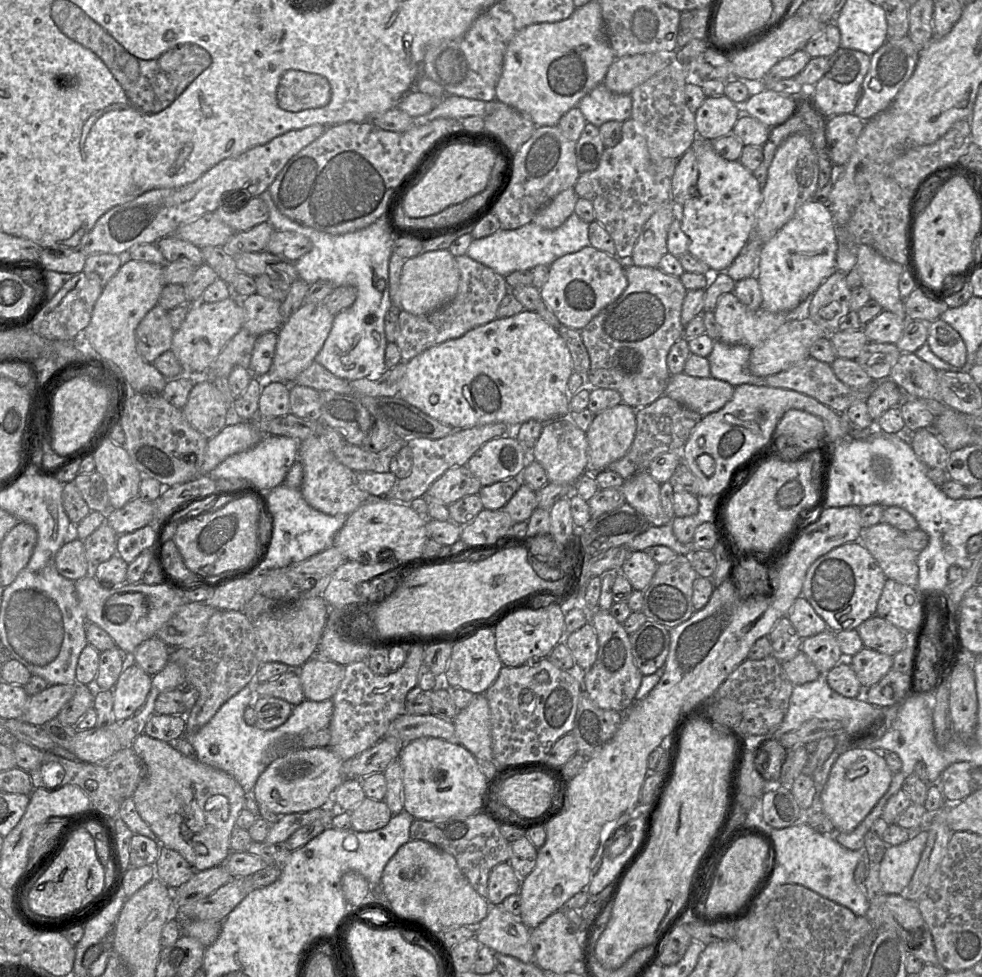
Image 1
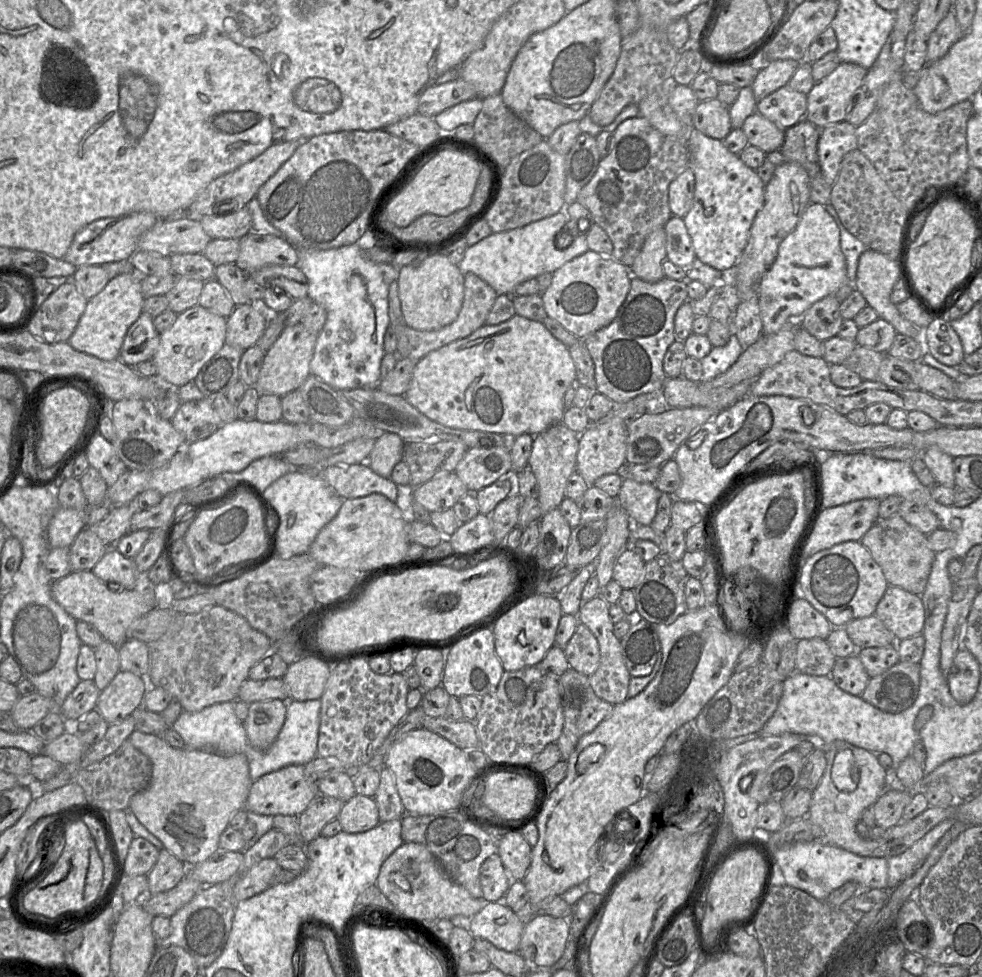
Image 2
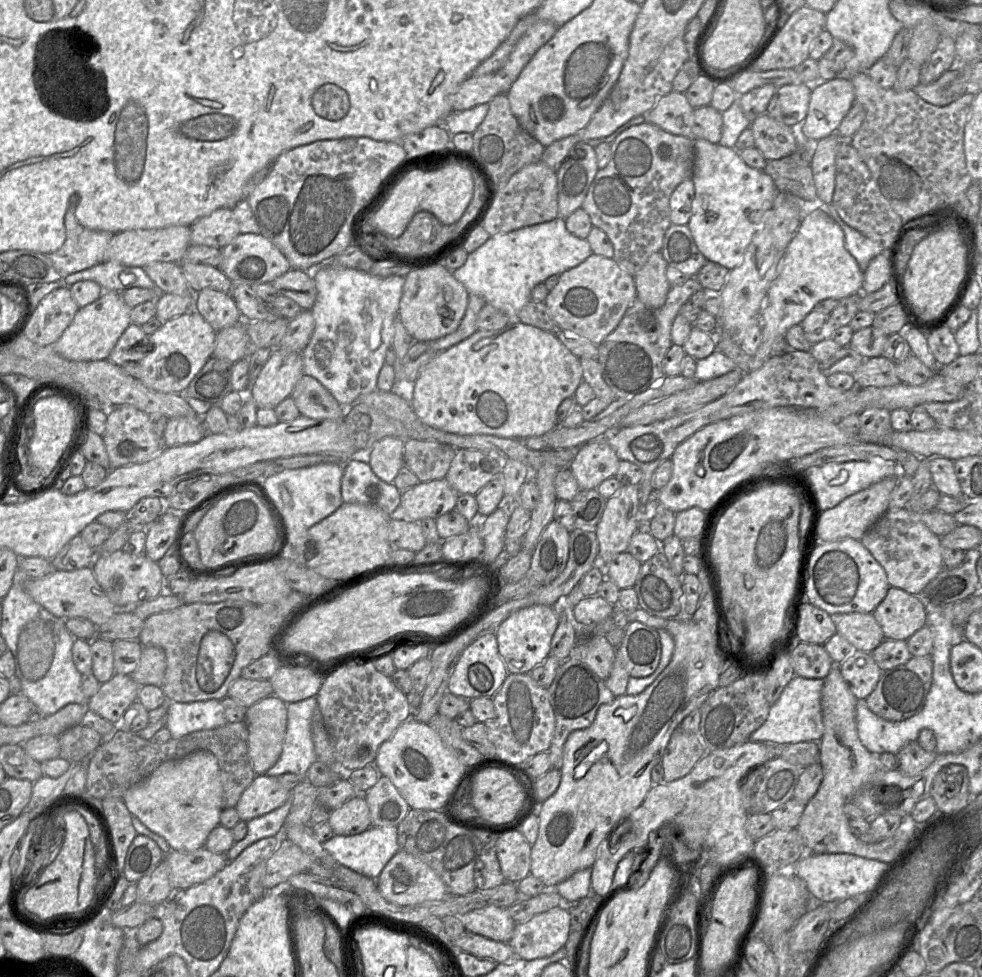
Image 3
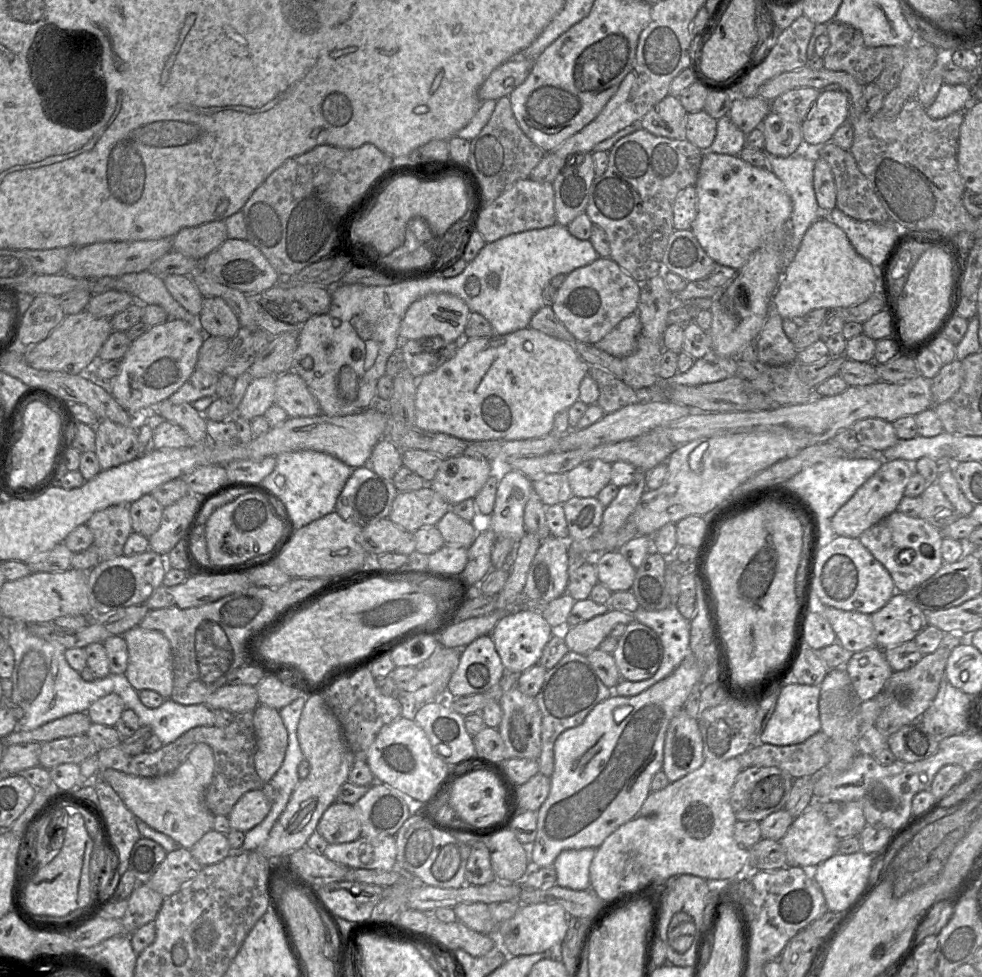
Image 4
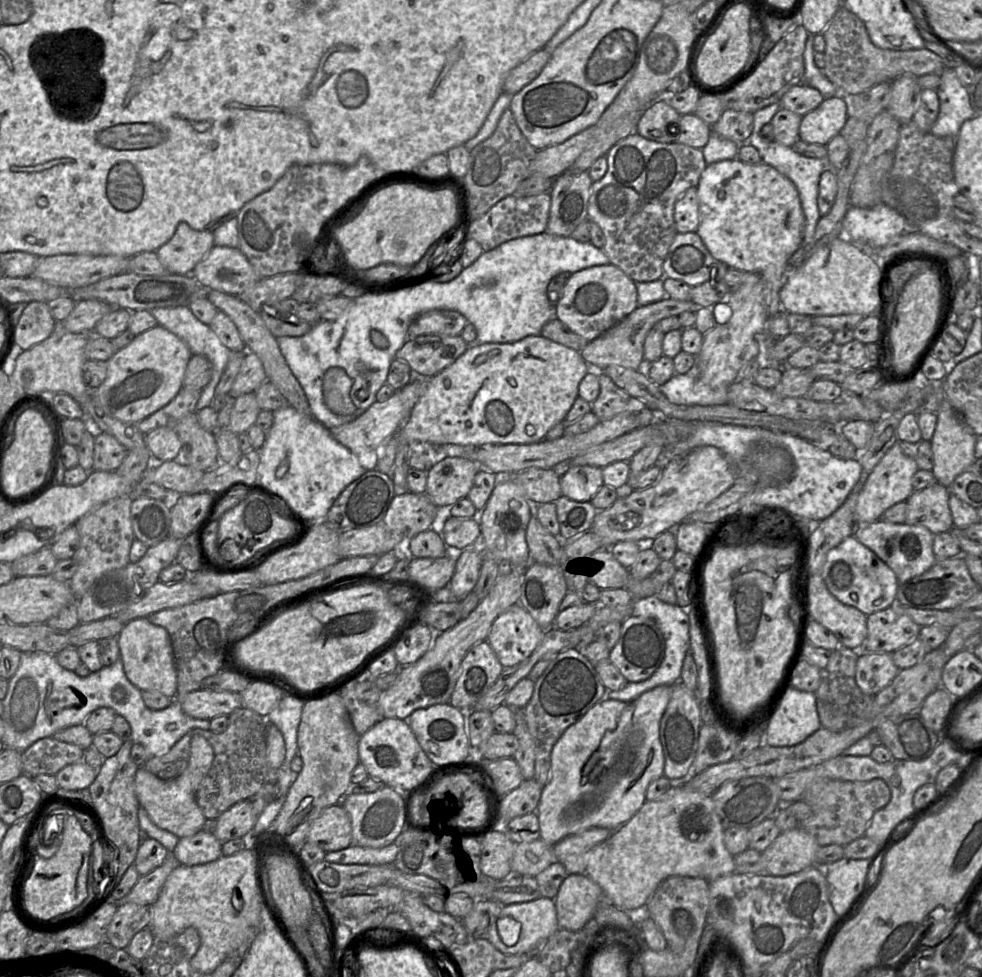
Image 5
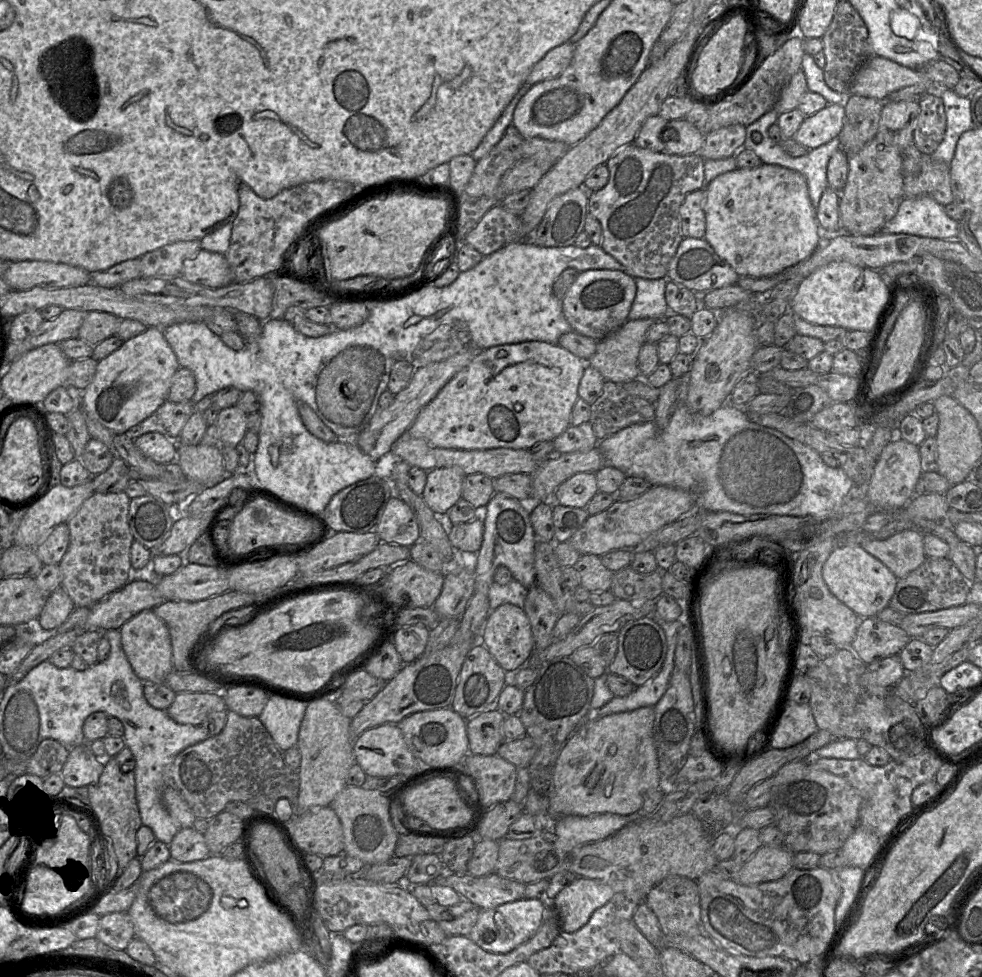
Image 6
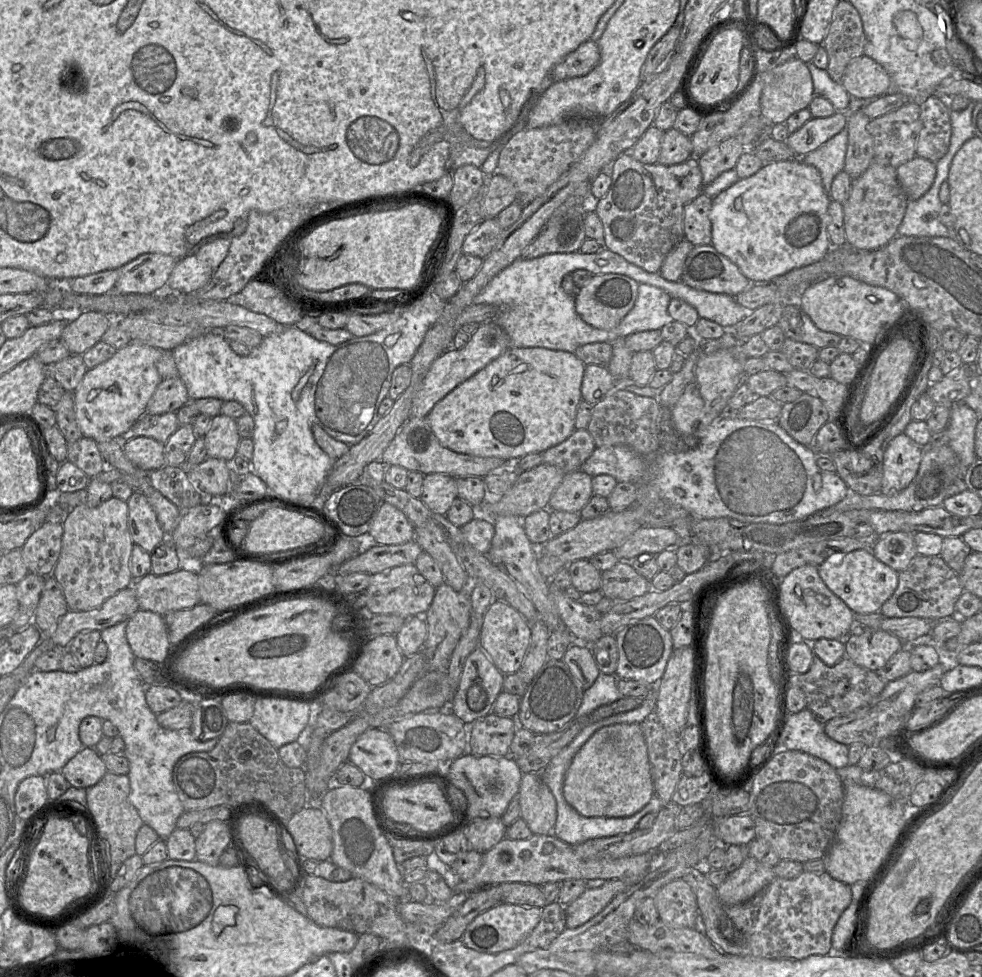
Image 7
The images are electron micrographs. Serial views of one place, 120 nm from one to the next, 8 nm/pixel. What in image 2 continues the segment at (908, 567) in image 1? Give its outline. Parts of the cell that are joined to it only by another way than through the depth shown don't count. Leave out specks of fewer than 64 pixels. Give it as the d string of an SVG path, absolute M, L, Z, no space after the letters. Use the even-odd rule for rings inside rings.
M895 514L887 519L878 519L860 542L881 567L889 585L919 596L923 593L936 554L927 545L927 535Z

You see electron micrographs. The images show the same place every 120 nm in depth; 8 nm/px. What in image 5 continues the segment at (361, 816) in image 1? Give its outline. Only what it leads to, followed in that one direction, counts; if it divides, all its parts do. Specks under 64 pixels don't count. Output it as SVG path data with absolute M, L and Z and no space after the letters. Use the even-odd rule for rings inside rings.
M334 804L324 808L311 824L306 841L317 845L326 853L352 845L351 821L344 807Z

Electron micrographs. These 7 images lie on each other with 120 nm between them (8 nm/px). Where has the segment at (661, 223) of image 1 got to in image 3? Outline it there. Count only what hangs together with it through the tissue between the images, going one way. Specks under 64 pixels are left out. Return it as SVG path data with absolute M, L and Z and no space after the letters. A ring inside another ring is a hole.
M661 252L653 253L634 276L637 299L649 308L664 305L671 285L666 277L668 263Z

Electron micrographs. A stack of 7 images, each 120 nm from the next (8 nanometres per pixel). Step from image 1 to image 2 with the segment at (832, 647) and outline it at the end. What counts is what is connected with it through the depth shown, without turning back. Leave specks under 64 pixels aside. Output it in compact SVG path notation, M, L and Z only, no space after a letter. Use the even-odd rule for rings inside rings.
M802 639L797 642L796 670L809 675L830 675L836 657L824 639Z

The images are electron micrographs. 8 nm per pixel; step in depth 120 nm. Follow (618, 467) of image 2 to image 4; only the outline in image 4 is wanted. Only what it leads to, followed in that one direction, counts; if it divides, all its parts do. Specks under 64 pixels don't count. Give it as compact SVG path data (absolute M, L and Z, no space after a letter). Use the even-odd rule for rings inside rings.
M601 459L581 462L567 473L572 494L581 497L597 497L611 482L611 463Z

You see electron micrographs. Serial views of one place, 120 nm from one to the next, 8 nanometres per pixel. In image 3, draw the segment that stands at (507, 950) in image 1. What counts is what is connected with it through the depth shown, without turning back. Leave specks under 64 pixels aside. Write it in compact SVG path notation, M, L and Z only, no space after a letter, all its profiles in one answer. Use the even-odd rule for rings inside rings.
M496 906L474 909L456 917L460 917L465 930L503 943L510 942L516 925L507 908Z

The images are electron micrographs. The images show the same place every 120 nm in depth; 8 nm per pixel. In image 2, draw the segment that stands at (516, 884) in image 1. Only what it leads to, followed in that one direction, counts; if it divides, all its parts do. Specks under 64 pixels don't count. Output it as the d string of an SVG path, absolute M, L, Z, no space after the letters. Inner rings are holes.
M498 853L488 857L480 867L480 884L484 902L502 901L512 880Z

